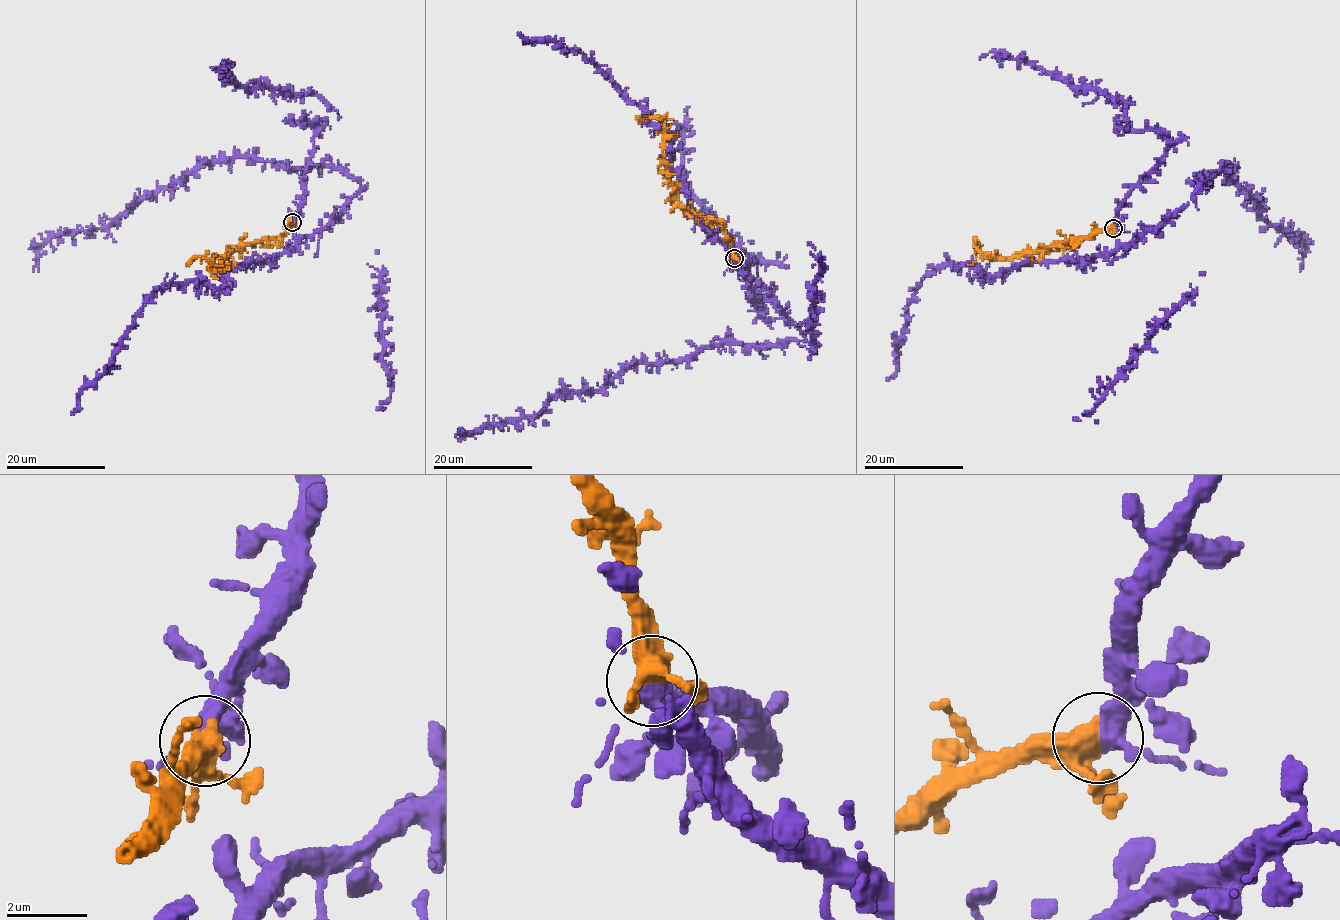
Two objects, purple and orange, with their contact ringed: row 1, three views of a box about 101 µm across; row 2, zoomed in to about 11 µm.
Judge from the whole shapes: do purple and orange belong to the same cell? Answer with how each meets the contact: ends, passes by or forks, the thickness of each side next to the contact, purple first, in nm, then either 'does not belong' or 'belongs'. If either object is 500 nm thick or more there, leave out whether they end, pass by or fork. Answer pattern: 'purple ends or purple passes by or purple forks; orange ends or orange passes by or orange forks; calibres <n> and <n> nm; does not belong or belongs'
purple passes by; orange forks; calibres 400 and 340 nm; belongs

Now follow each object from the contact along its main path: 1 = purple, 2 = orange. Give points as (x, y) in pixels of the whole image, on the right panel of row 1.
1: (1113, 228), (1118, 247), (1135, 241), (1227, 167), (1260, 202), (1260, 216), (1300, 238), (1301, 270)
2: (1113, 228), (1009, 258), (981, 254), (975, 242), (978, 249)

